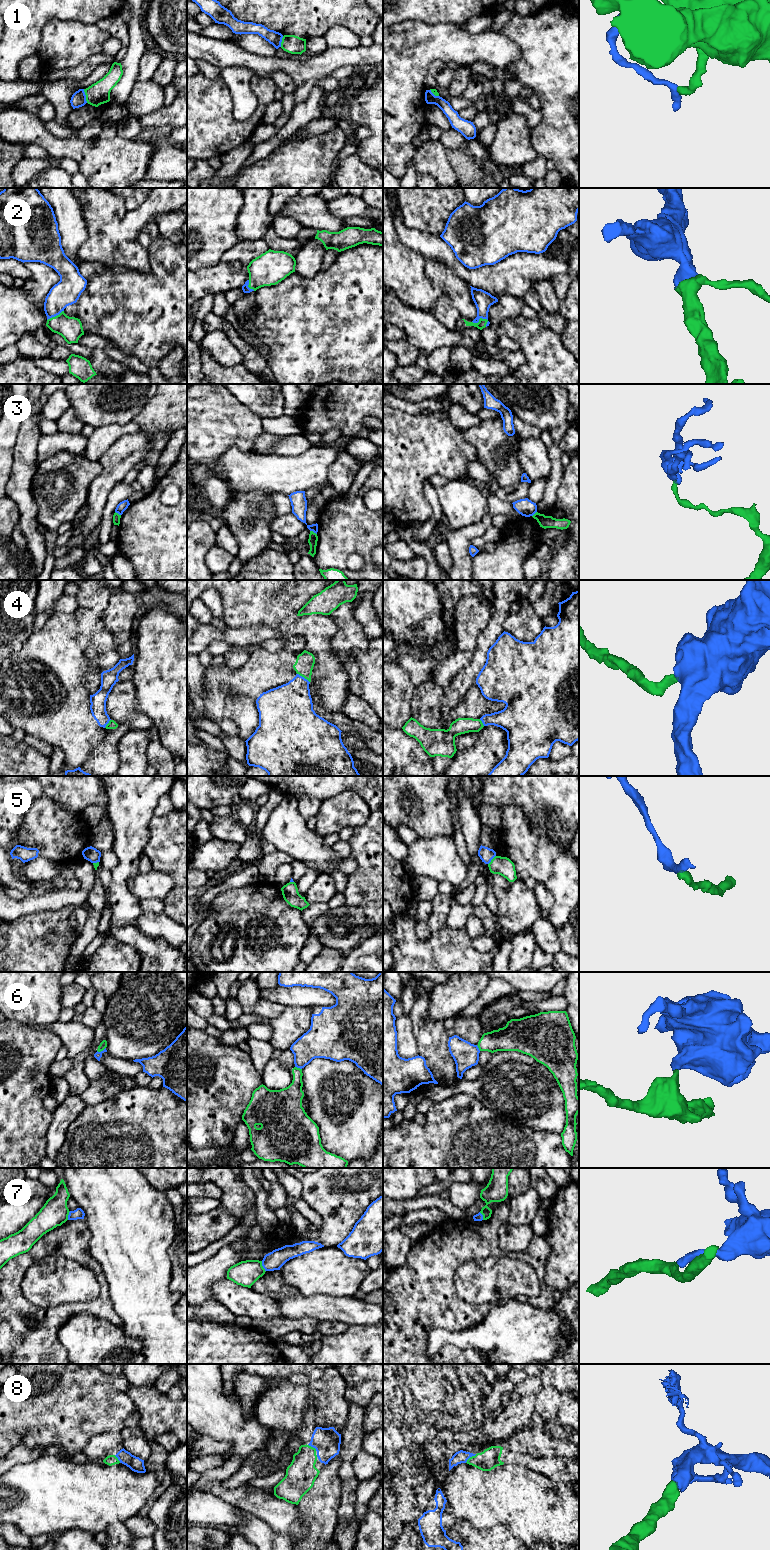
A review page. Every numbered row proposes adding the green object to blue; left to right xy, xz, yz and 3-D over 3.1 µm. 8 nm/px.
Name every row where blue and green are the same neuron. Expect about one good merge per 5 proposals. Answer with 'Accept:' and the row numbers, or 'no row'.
Accept: 2, 8

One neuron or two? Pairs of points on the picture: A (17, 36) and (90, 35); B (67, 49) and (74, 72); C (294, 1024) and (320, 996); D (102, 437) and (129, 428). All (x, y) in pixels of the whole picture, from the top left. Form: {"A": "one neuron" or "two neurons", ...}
{"A": "two neurons", "B": "two neurons", "C": "two neurons", "D": "one neuron"}

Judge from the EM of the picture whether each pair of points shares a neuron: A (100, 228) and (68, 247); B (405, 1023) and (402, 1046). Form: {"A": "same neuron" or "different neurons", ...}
{"A": "different neurons", "B": "same neuron"}

